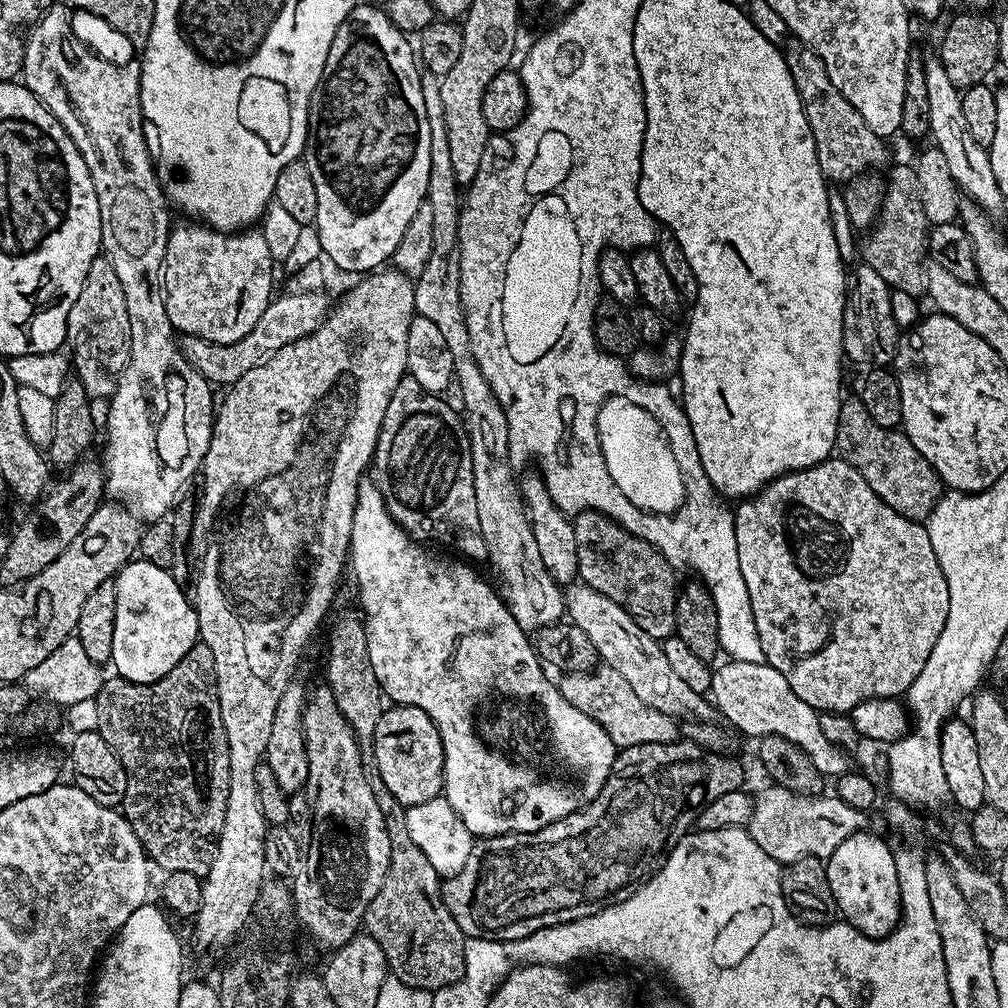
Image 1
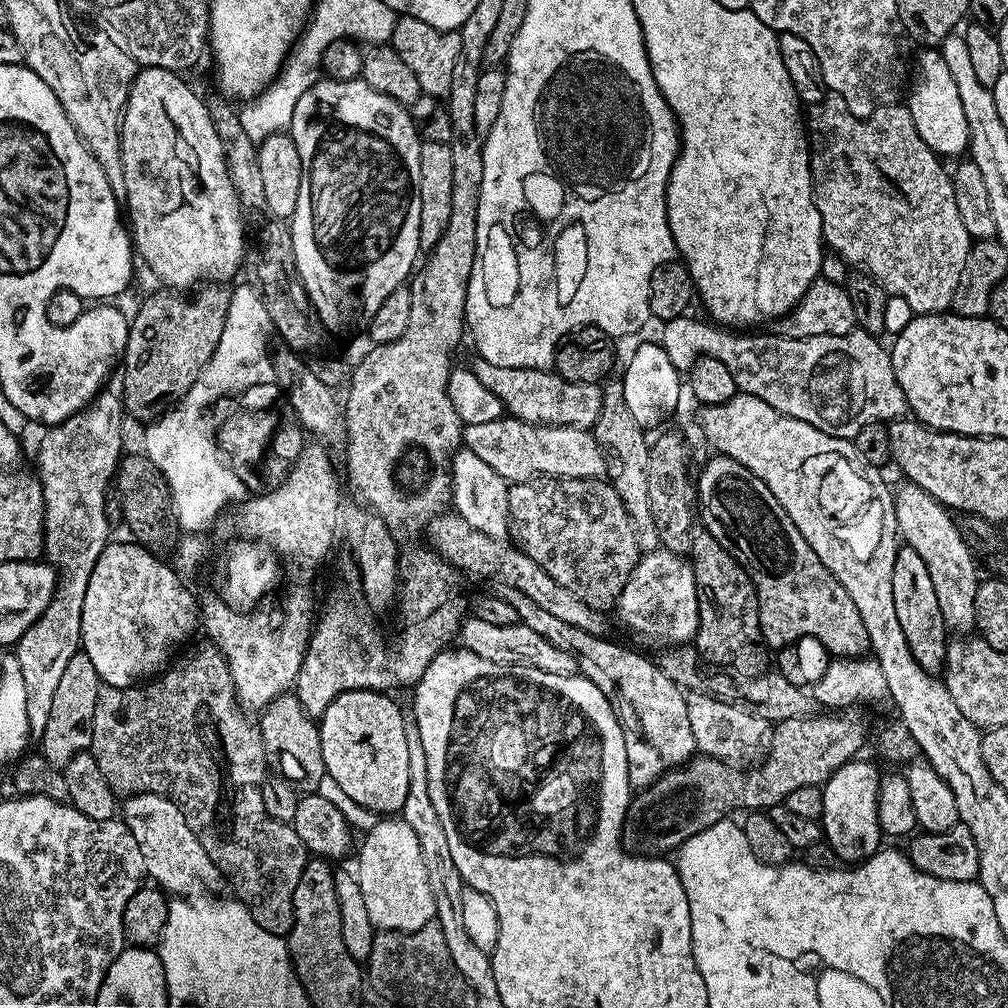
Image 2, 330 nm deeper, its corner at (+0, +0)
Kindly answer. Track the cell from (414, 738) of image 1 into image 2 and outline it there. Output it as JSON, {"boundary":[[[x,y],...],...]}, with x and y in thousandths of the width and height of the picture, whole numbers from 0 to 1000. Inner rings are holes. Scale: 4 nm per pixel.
{"boundary":[[[351,685],[350,687],[340,687],[331,692],[331,696],[327,696],[327,700],[323,700],[323,704],[315,712],[317,719],[317,735],[319,736],[319,756],[321,757],[321,765],[335,776],[340,786],[353,796],[356,800],[372,808],[397,808],[401,805],[401,797],[403,796],[403,787],[407,784],[407,740],[403,740],[403,720],[406,715],[401,711],[401,706],[395,699],[389,695],[388,689],[380,687],[369,687],[367,685]]]}

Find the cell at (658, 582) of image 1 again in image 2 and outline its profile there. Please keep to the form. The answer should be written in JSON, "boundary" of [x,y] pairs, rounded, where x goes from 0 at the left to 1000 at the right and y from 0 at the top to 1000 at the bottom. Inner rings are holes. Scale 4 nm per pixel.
{"boundary":[[[533,474],[507,481],[504,486],[504,510],[515,543],[523,552],[530,554],[530,558],[534,558],[534,562],[538,562],[538,565],[542,565],[542,569],[554,577],[554,581],[562,581],[565,589],[573,589],[577,597],[596,605],[606,604],[615,594],[637,549],[631,537],[631,524],[623,513],[621,502],[602,475]]]}

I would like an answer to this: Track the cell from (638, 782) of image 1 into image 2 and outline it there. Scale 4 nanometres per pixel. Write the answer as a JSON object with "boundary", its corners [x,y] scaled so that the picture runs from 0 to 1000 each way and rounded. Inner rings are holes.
{"boundary":[[[837,704],[832,708],[817,708],[821,710],[803,708],[773,715],[765,723],[765,738],[760,749],[753,757],[741,764],[735,764],[725,758],[717,758],[715,754],[710,754],[706,750],[694,748],[684,754],[682,758],[676,758],[675,761],[662,766],[660,770],[653,771],[644,782],[632,785],[623,800],[625,816],[621,821],[622,840],[632,841],[635,844],[632,846],[635,847],[663,847],[666,841],[667,844],[674,842],[675,838],[688,827],[708,819],[708,815],[730,808],[726,806],[732,805],[733,802],[765,804],[777,799],[778,794],[784,792],[787,784],[809,778],[816,780],[836,758],[846,753],[852,747],[849,745],[856,740],[857,733],[861,730],[861,714],[853,706],[856,705]]]}

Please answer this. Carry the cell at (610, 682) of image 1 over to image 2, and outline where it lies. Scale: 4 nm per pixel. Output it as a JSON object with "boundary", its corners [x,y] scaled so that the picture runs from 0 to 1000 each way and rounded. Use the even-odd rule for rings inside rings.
{"boundary":[[[470,609],[459,616],[455,625],[455,634],[459,642],[465,643],[474,653],[482,653],[491,659],[498,659],[509,665],[538,665],[542,669],[572,670],[571,652],[567,648],[547,639],[538,629],[526,625],[526,621],[515,618],[510,621],[486,621],[486,617],[478,617]]]}

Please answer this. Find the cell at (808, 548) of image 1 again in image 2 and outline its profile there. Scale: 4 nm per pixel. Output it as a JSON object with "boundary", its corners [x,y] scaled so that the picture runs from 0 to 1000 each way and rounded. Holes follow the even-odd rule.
{"boundary":[[[710,450],[707,453],[695,466],[694,472],[692,468],[692,504],[698,507],[696,520],[727,554],[740,558],[746,580],[750,583],[750,592],[754,594],[754,624],[758,638],[763,644],[773,645],[798,631],[807,631],[814,635],[815,641],[826,652],[856,652],[863,640],[851,601],[847,601],[843,589],[839,589],[831,573],[815,562],[812,550],[804,546],[804,538],[796,534],[792,522],[788,522],[784,510],[776,506],[772,494],[764,490],[764,482],[722,452]]]}

